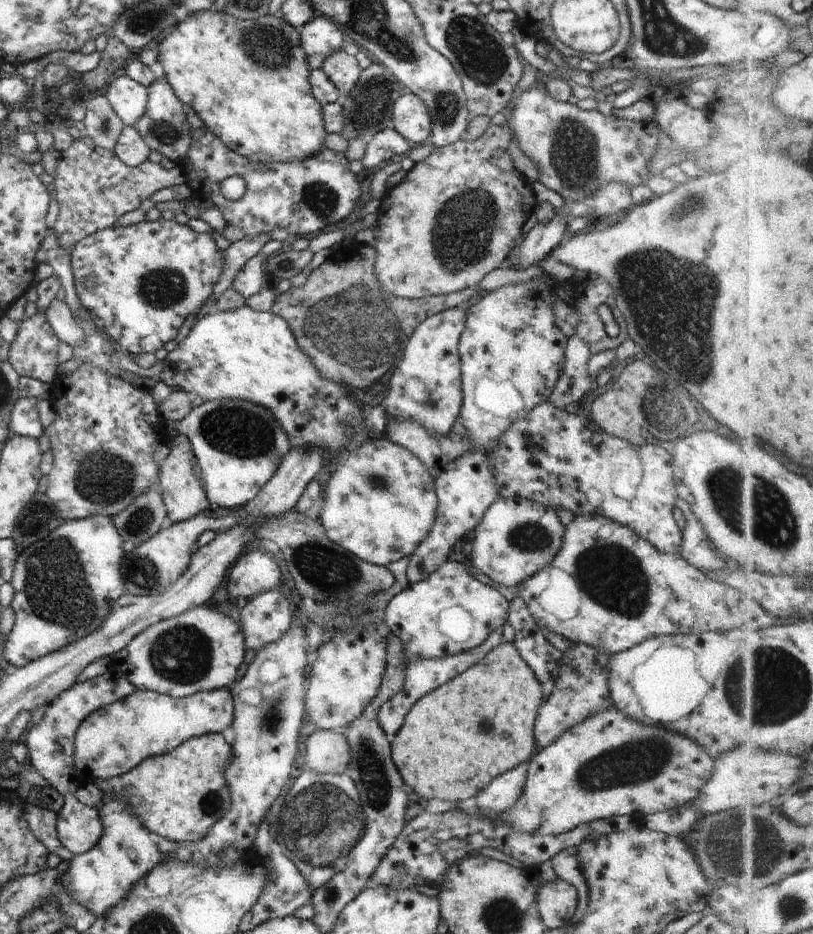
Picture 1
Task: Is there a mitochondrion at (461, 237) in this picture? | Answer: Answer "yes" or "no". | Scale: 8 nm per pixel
yes

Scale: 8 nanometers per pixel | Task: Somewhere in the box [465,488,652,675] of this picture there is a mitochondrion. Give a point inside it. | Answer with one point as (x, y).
(533, 537)

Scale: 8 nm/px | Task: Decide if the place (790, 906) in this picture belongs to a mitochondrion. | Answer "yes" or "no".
yes

